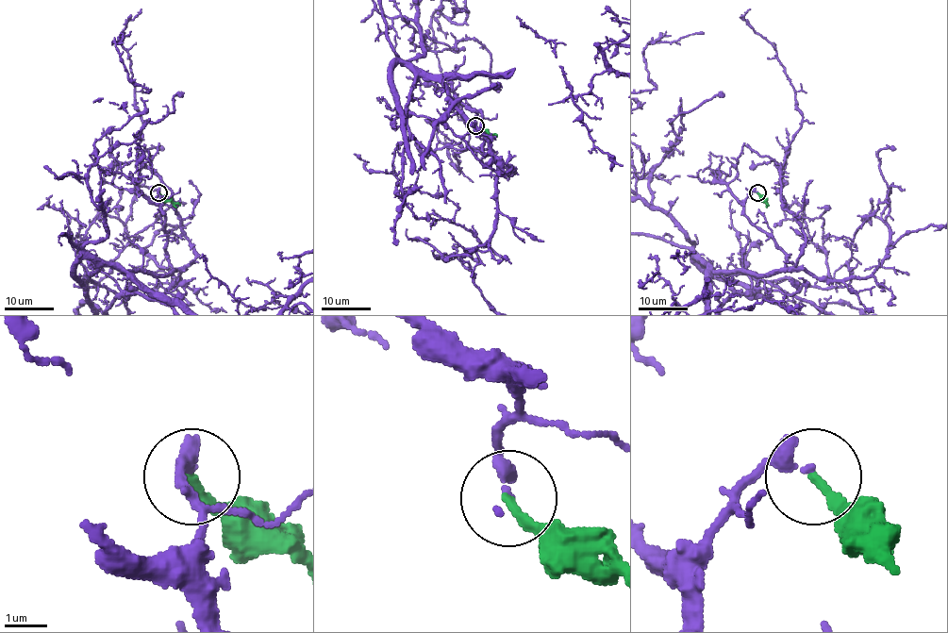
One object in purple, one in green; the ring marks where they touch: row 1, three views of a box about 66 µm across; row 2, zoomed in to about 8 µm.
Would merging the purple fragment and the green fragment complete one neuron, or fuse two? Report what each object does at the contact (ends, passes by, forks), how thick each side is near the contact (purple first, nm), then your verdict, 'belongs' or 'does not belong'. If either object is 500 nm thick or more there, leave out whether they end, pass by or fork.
purple ends | green ends | 280/220 nm | does not belong

